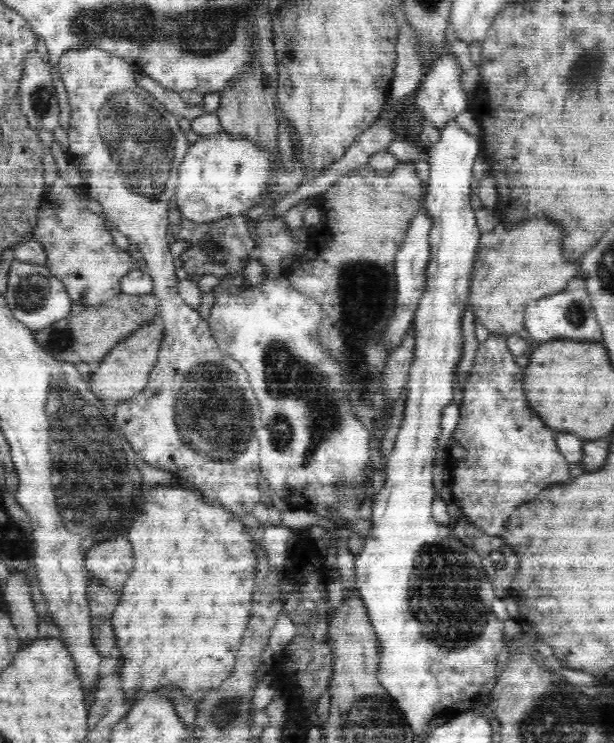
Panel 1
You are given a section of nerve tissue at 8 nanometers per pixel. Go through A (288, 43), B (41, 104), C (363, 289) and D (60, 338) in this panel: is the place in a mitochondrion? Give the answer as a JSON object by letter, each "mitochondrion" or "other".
{"A":"mitochondrion","B":"mitochondrion","C":"mitochondrion","D":"mitochondrion"}

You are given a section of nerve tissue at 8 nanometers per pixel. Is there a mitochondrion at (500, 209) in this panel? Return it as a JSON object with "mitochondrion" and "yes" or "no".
{"mitochondrion":"no"}

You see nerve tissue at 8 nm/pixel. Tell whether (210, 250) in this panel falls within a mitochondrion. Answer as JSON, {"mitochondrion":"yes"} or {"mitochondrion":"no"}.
{"mitochondrion":"yes"}

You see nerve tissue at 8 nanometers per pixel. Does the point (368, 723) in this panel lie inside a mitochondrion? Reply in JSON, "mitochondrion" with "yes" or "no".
{"mitochondrion":"yes"}

